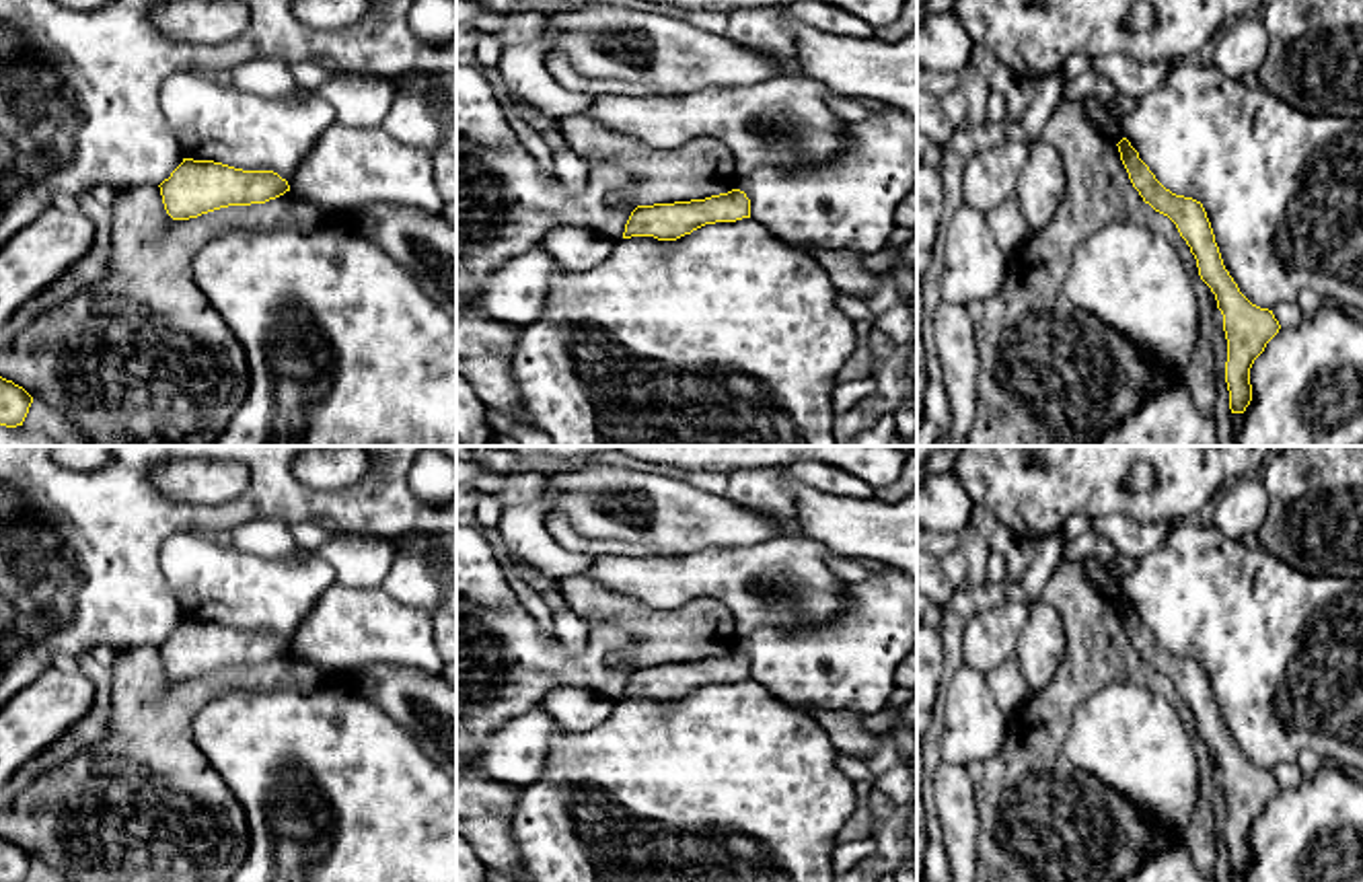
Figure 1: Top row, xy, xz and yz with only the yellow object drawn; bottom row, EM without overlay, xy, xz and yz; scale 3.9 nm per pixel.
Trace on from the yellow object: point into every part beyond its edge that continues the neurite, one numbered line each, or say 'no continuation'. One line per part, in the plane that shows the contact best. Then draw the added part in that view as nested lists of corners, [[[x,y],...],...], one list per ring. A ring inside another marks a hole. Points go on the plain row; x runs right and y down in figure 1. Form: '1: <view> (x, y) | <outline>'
no continuation

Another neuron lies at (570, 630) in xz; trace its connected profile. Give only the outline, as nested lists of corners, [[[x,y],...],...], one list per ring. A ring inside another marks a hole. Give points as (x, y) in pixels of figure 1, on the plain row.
[[[567,607],[553,613],[553,633],[569,654],[582,654],[588,644],[588,625]]]

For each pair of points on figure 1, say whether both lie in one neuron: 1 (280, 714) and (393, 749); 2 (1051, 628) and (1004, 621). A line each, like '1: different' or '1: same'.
1: same
2: different

